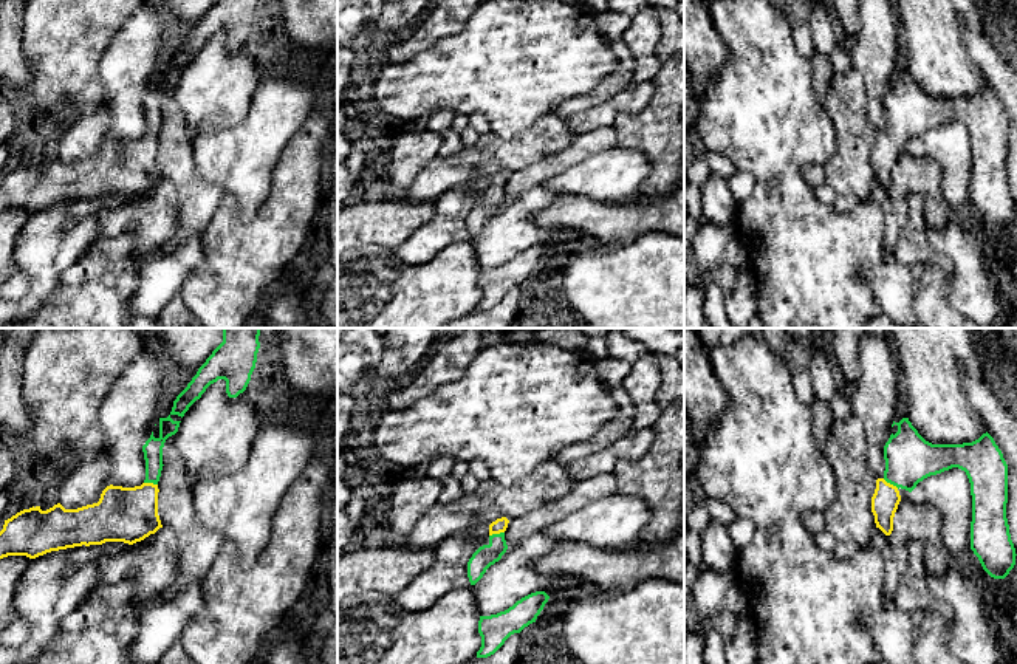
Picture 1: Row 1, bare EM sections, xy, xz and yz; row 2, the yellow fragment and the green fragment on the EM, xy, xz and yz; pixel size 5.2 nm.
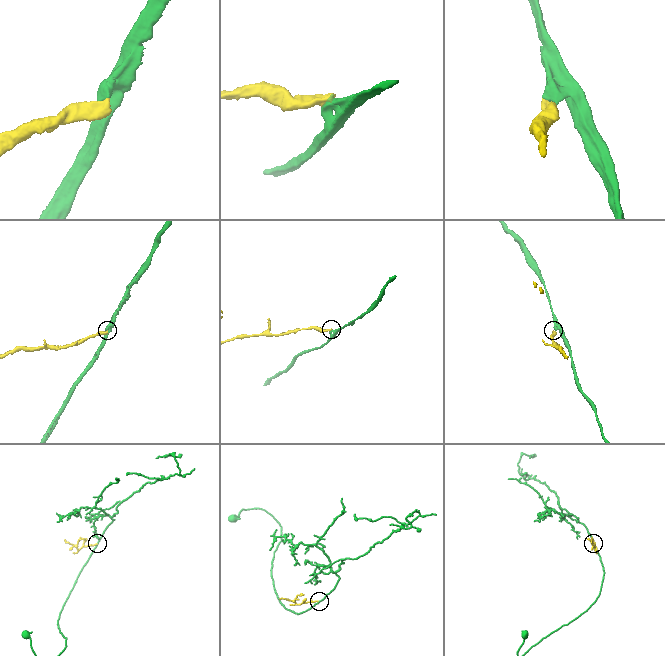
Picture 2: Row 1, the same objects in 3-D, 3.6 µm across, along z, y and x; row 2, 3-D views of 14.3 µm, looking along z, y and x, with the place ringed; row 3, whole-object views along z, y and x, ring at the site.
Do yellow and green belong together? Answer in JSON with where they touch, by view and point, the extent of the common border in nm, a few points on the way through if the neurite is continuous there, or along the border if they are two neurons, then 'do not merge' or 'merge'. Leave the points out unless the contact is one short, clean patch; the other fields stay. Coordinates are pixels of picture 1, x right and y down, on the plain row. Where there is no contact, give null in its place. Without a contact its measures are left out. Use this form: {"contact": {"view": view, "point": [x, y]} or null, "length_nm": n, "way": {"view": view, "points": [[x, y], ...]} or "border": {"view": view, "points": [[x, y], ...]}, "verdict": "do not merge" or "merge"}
{"contact": {"view": "xz", "point": [496, 186]}, "length_nm": 80, "way": {"view": "xz", "points": [[500, 178], [496, 186], [496, 198], [485, 209]]}, "verdict": "merge"}

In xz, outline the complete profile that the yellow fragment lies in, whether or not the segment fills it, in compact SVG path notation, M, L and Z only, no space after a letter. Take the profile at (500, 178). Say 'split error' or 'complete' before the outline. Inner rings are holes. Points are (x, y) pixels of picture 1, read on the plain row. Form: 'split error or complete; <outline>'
split error; M502 170L489 178L489 197L480 200L467 215L467 231L471 238L475 238L486 223L498 215L506 206L508 198L505 193L505 184L508 176L509 173Z

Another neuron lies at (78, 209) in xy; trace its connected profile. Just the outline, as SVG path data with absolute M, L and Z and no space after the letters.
M105 195L102 198L90 198L90 200L74 200L59 204L51 204L43 207L45 210L53 207L65 207L67 209L67 223L76 223L82 218L96 214L98 210L104 207L119 207L125 204L130 198L124 195Z

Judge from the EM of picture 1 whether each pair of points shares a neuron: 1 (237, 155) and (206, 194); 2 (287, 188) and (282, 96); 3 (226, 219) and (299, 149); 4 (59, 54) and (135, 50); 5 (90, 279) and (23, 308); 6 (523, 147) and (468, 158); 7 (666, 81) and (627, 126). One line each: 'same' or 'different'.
1: different
2: different
3: same
4: different
5: different
6: same
7: same

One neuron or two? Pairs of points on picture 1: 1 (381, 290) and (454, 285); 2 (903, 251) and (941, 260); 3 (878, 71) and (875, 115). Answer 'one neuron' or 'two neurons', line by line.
1: one neuron
2: one neuron
3: one neuron

